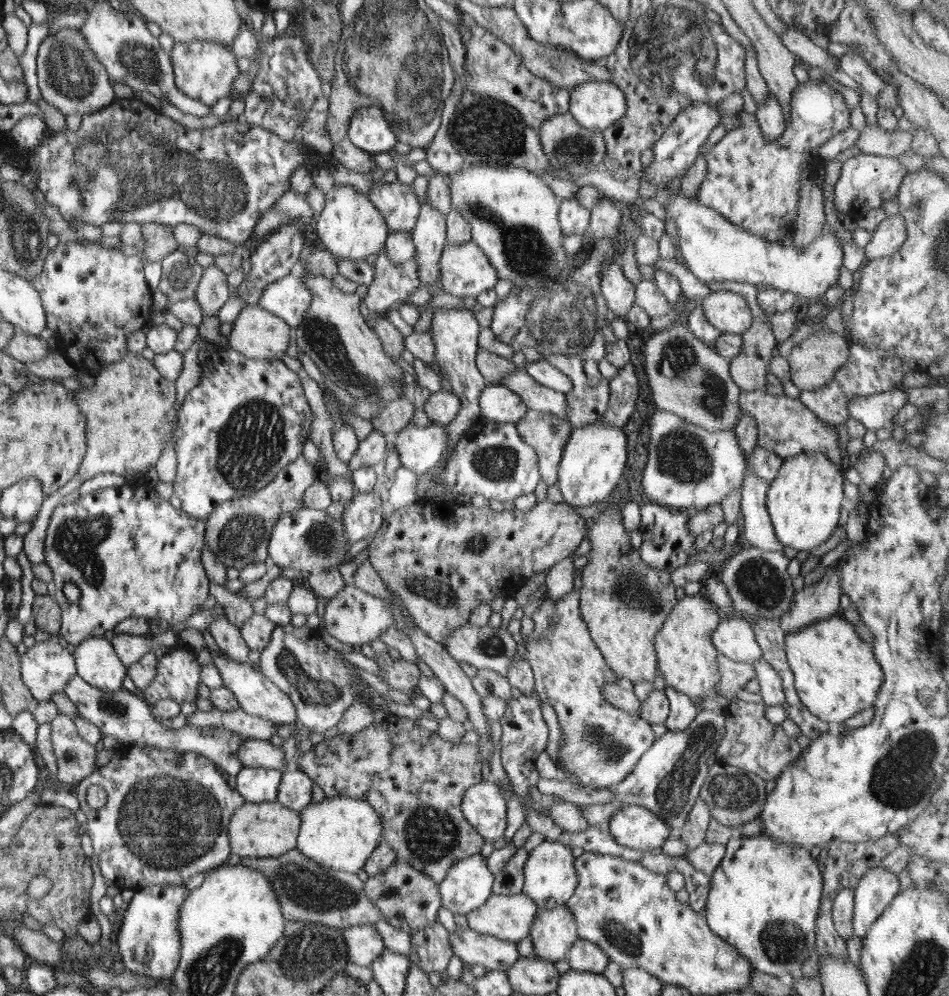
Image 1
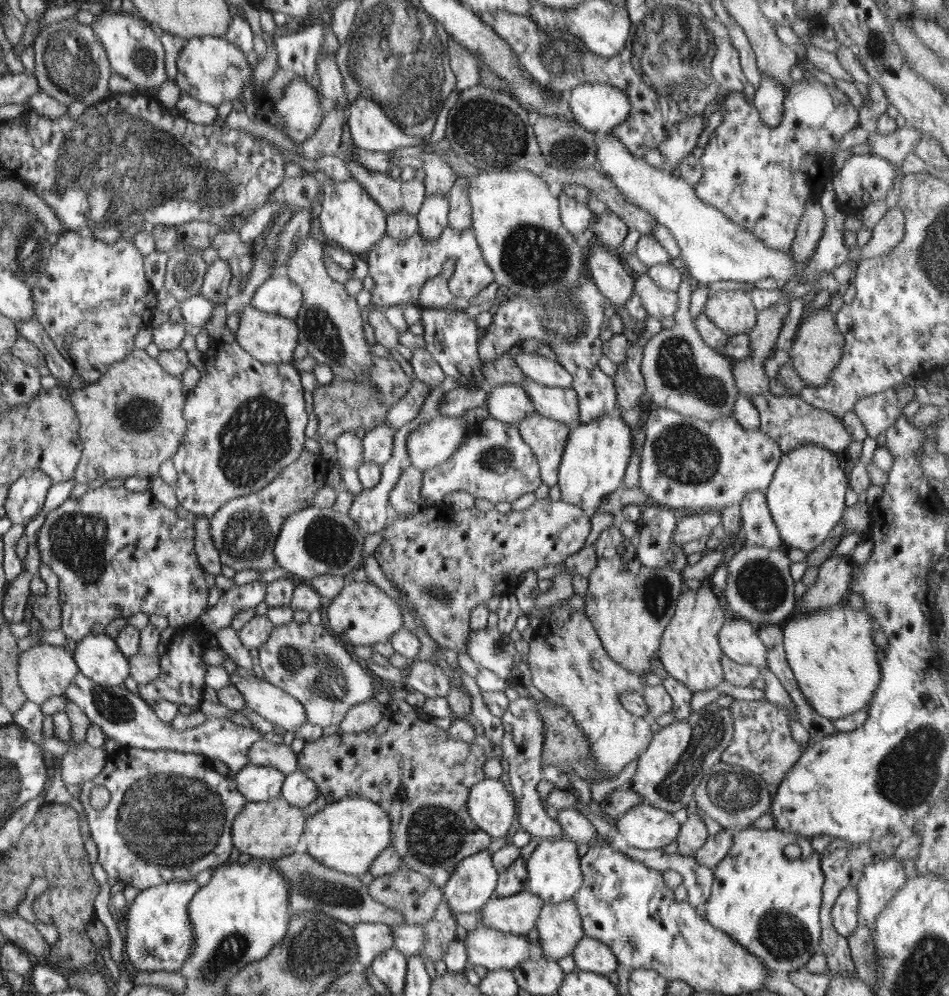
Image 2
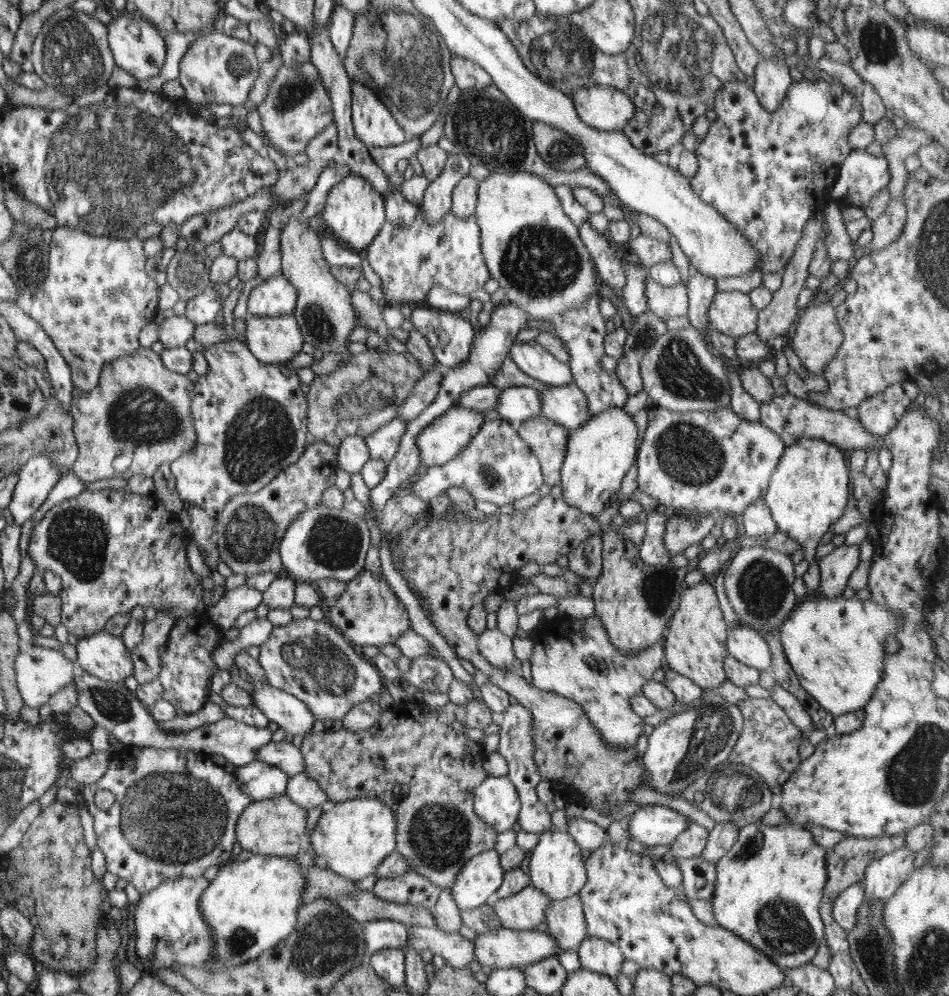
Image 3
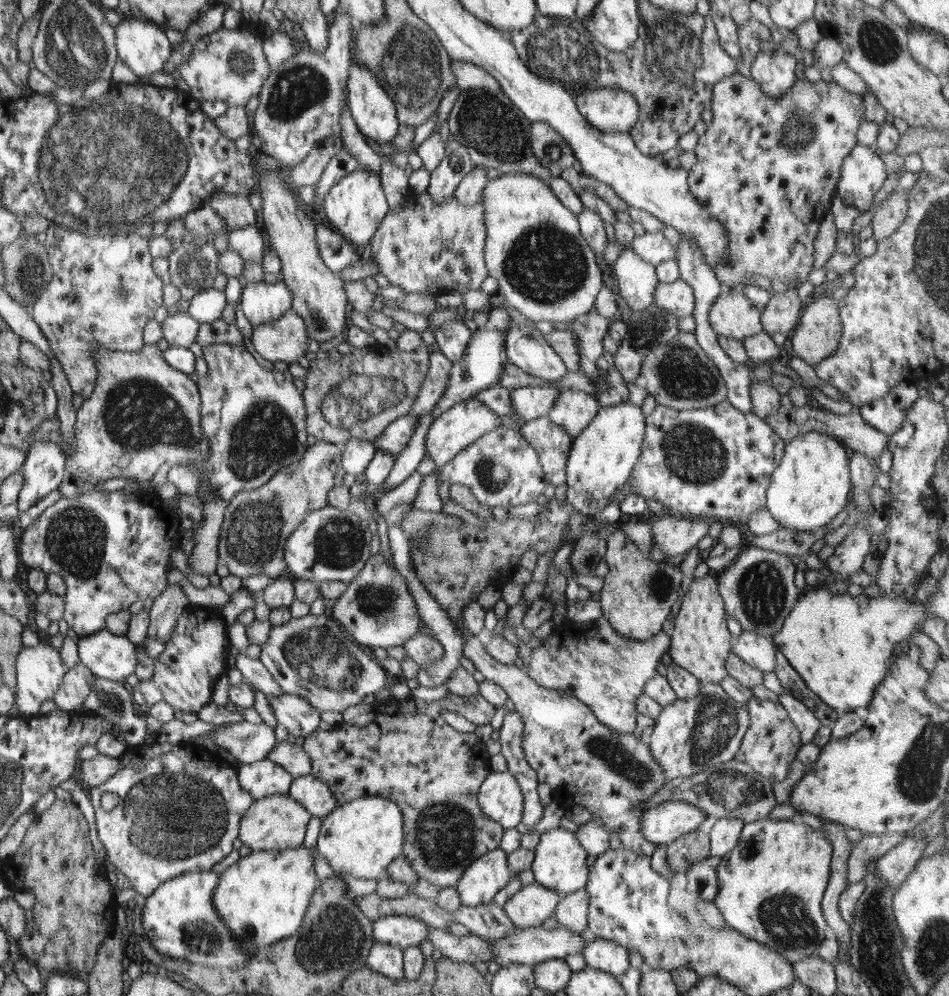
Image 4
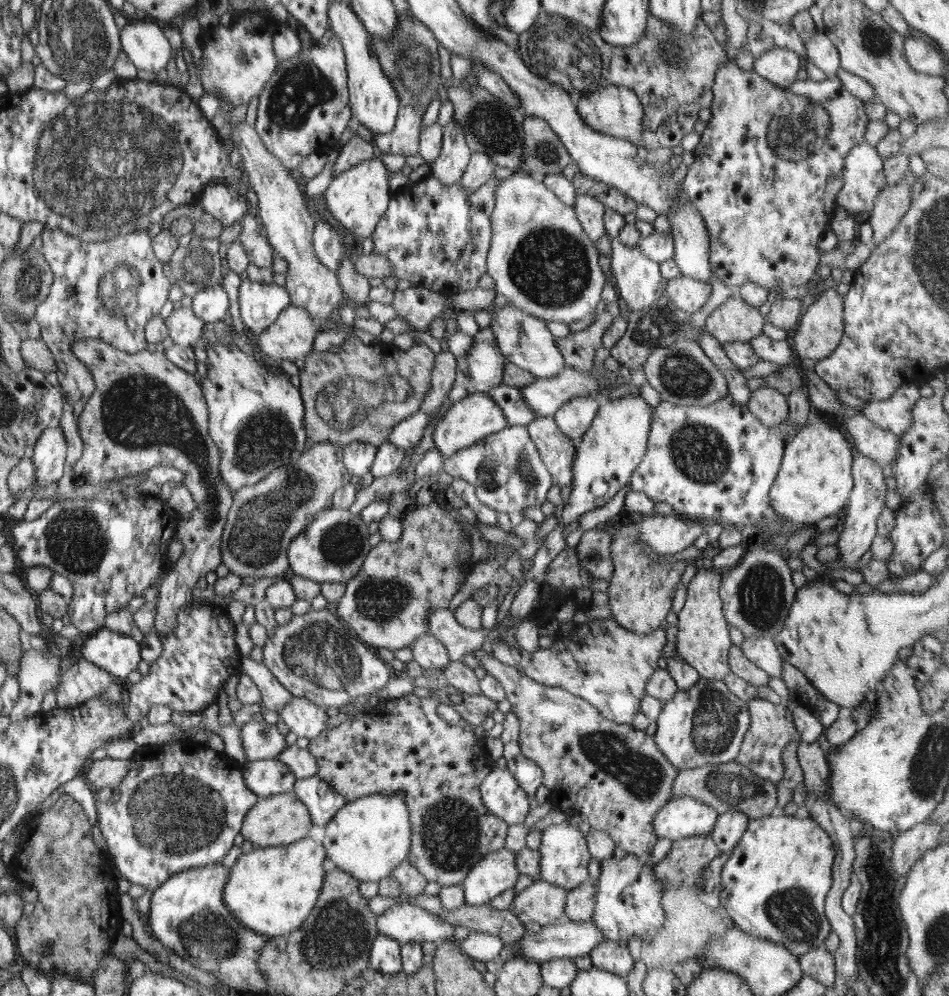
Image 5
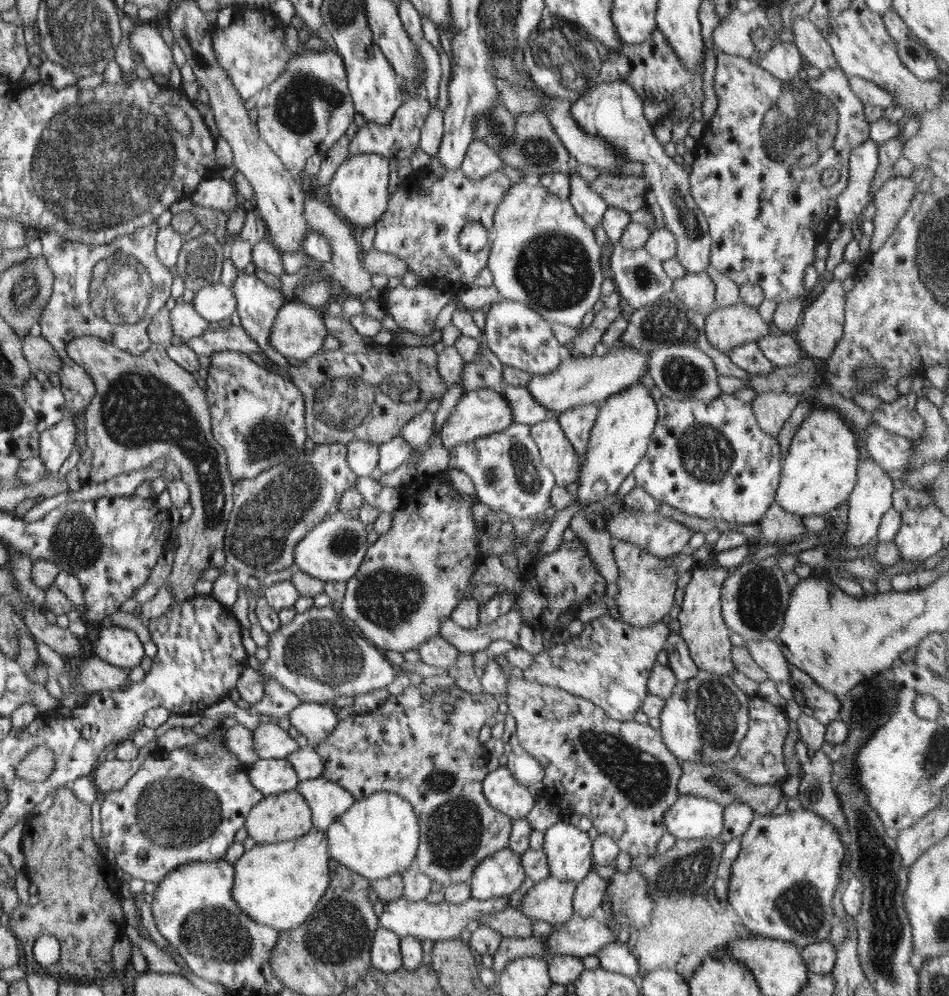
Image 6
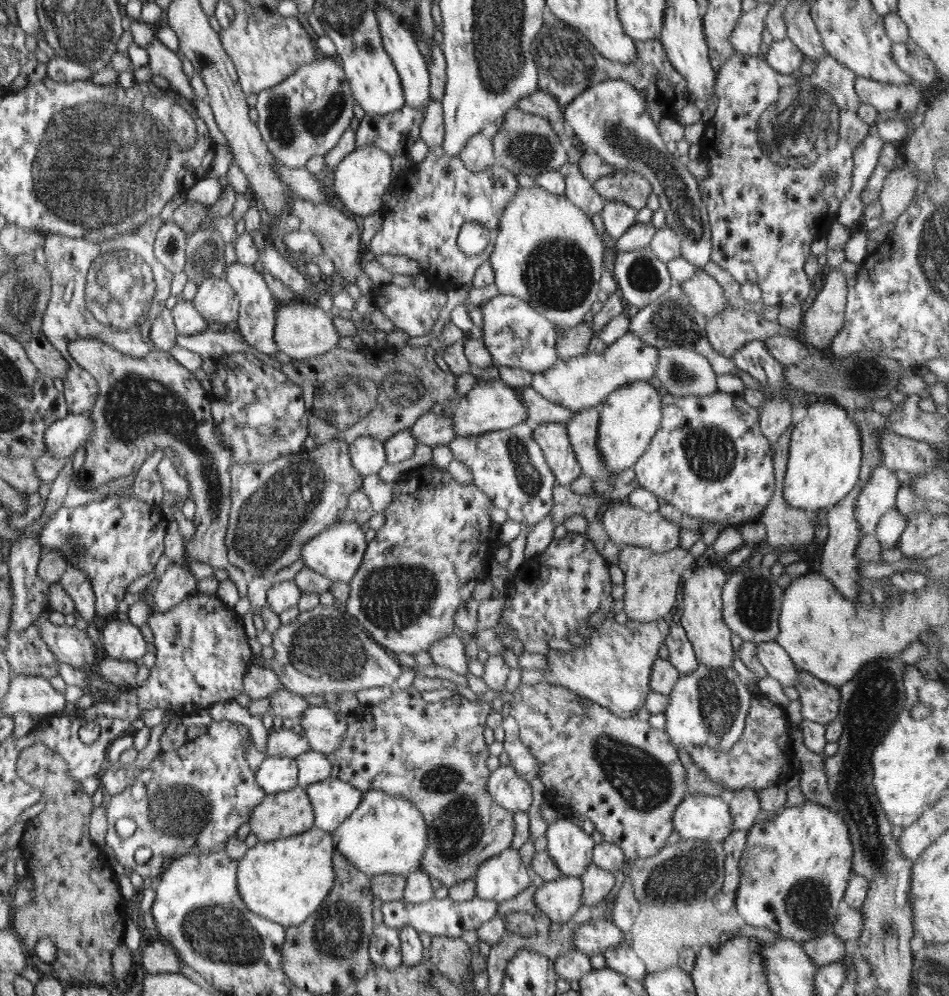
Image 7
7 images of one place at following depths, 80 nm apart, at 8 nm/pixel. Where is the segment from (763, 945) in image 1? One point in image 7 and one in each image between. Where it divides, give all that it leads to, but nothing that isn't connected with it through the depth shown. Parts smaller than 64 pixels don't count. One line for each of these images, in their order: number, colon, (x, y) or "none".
2: (770, 904)
3: (769, 886)
4: (772, 883)
5: (775, 883)
6: (782, 886)
7: (796, 865)

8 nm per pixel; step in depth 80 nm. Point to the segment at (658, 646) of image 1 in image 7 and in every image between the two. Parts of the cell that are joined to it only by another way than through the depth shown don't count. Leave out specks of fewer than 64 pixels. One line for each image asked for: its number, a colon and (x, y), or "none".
2: (690, 651)
3: (696, 646)
4: (700, 643)
5: (703, 641)
6: (702, 626)
7: (702, 614)

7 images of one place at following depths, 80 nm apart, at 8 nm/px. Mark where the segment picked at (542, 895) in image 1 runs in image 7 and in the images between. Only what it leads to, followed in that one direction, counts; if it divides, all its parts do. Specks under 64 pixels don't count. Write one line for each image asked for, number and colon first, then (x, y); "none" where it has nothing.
2: (554, 874)
3: (557, 868)
4: (559, 863)
5: (564, 857)
6: (568, 850)
7: (571, 849)

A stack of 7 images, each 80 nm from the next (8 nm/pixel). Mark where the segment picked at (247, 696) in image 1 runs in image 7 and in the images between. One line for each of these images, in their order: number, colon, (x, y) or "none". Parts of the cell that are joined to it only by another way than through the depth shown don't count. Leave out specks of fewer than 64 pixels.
2: (272, 703)
3: (290, 713)
4: (299, 717)
5: (304, 718)
6: (315, 721)
7: (324, 728)

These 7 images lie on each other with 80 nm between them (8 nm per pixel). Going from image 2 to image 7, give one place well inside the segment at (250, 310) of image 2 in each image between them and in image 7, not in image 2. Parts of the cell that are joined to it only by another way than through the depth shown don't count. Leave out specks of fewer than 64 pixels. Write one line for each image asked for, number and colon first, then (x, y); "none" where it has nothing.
3: (275, 341)
4: (284, 340)
5: (291, 336)
6: (298, 332)
7: (302, 332)

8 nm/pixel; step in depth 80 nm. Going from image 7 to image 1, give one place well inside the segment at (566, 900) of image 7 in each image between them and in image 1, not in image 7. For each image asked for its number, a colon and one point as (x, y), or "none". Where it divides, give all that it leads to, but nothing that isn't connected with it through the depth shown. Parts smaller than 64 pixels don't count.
1: (507, 917)
2: (517, 914)
3: (524, 910)
4: (531, 905)
5: (542, 902)
6: (551, 899)

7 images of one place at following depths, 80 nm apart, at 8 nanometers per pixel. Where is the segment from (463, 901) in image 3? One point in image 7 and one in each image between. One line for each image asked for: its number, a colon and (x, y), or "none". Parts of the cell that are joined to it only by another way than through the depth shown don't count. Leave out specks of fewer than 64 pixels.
4: (489, 874)
5: (491, 876)
6: (501, 874)
7: (502, 877)

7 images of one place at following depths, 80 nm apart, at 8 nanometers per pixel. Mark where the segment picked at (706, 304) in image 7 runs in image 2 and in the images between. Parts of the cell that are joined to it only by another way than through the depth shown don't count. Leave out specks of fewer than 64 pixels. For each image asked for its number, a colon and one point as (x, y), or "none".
2: (659, 303)
3: (666, 302)
4: (678, 298)
5: (688, 295)
6: (697, 292)

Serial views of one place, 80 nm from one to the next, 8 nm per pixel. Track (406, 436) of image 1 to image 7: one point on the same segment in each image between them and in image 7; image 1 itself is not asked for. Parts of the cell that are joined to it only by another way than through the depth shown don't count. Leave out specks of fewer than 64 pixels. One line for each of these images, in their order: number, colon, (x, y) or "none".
2: (432, 443)
3: (440, 441)
4: (462, 424)
5: (476, 416)
6: (478, 413)
7: (489, 406)

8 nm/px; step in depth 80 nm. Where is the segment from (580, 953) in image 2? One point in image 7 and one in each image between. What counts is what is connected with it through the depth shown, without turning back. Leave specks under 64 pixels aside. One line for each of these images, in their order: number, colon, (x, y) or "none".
3: (603, 957)
4: (608, 956)
5: (613, 956)
6: (616, 957)
7: (622, 958)

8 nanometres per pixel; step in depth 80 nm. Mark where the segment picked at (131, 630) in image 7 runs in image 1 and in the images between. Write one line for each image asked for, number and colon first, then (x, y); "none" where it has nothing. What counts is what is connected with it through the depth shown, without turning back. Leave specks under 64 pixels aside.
1: (98, 664)
2: (99, 657)
3: (103, 655)
4: (109, 656)
5: (119, 654)
6: (121, 647)

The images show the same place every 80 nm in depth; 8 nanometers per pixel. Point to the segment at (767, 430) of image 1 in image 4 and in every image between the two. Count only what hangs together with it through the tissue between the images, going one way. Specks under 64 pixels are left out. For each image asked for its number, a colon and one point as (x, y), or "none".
2: (790, 421)
3: (790, 418)
4: (852, 430)

